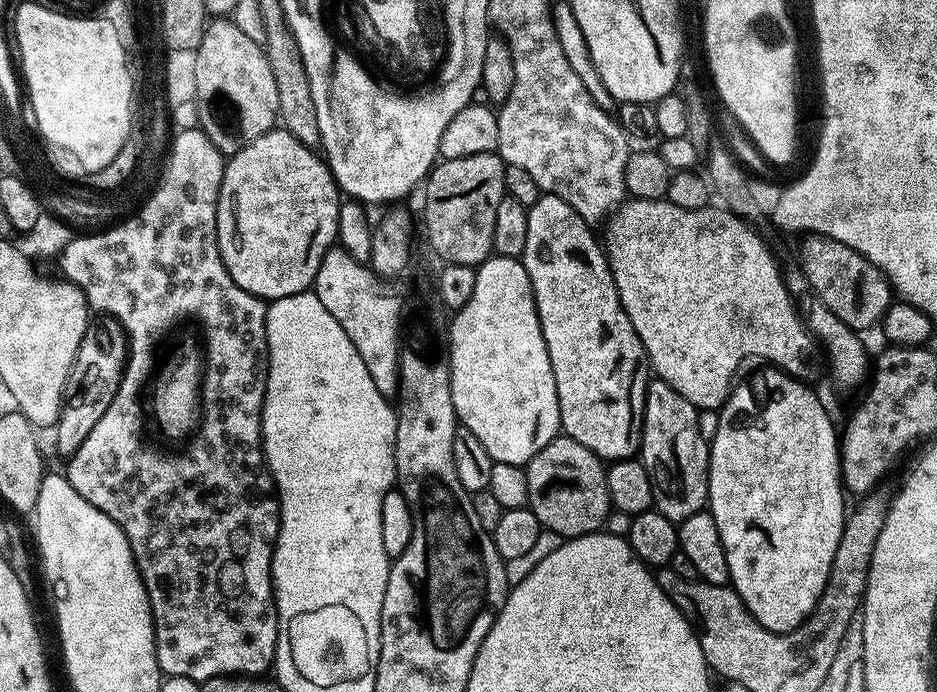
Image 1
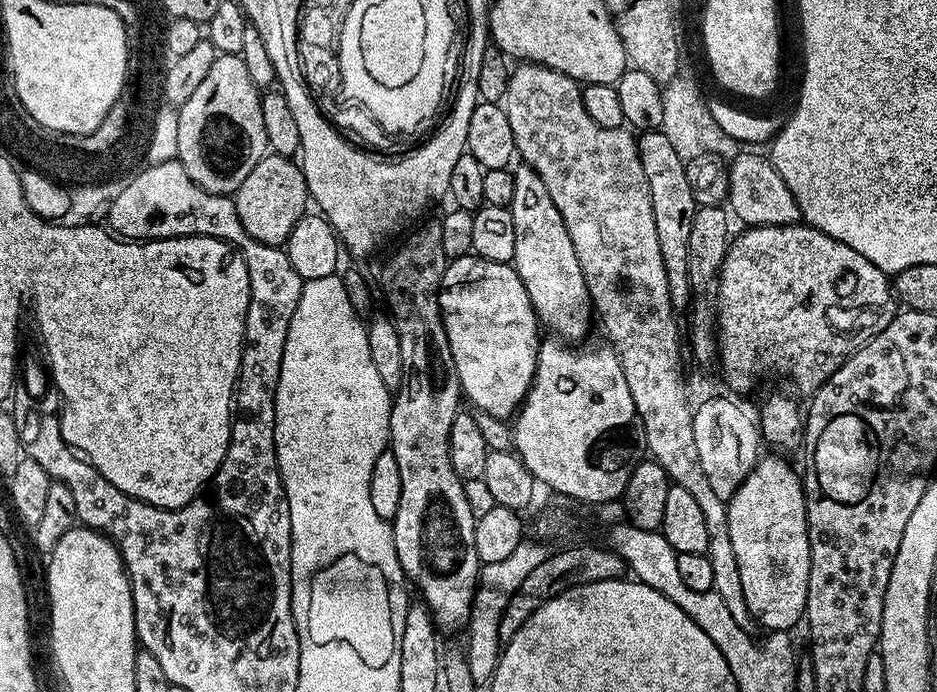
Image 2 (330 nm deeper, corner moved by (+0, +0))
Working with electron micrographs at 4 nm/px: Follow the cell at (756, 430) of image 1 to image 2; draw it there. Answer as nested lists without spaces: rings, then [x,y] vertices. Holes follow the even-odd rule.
[[[772,454],[776,456],[764,456],[761,455],[759,459],[752,469],[749,470],[747,478],[743,480],[743,482],[738,486],[738,490],[731,496],[730,499],[726,501],[727,509],[728,509],[728,520],[729,520],[729,536],[730,536],[730,543],[734,550],[734,557],[737,559],[738,564],[738,573],[741,575],[742,580],[742,594],[745,595],[745,604],[748,607],[749,614],[751,619],[755,621],[757,624],[760,623],[762,627],[768,628],[767,630],[792,630],[792,627],[795,626],[796,623],[803,621],[806,616],[806,609],[808,606],[808,583],[810,582],[810,542],[808,541],[808,515],[806,514],[806,506],[804,505],[804,486],[801,480],[801,477],[798,475],[797,469],[796,472],[794,469],[791,468],[790,465],[787,464],[786,461],[783,460],[785,458],[783,455],[780,454]]]

